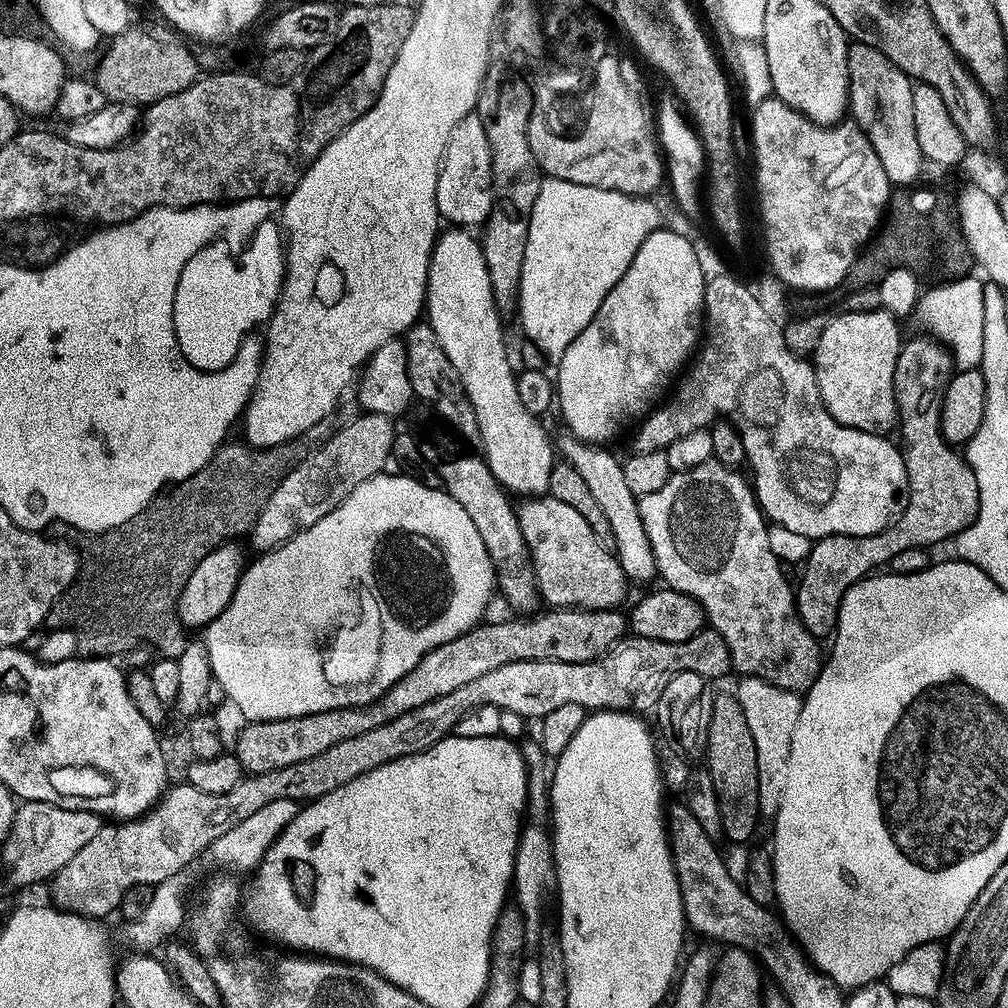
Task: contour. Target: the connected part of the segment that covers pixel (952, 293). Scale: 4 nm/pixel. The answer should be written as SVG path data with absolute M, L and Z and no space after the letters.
M969 274L962 279L941 283L921 295L915 317L933 333L937 341L948 346L953 363L959 371L979 367L982 358L984 332L983 281Z

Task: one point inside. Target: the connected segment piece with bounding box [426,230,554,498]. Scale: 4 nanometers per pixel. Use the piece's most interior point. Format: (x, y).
(460, 307)

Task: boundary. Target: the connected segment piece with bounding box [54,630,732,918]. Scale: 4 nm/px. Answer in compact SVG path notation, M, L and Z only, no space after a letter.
M702 630L694 638L690 638L686 642L658 642L650 638L642 638L635 634L629 635L627 638L618 641L609 652L602 654L598 658L594 658L588 662L558 662L557 660L519 660L518 662L506 662L506 666L498 666L498 670L490 670L486 674L482 674L482 678L474 678L474 682L466 682L466 686L458 686L450 694L434 698L430 702L426 702L422 706L418 706L414 710L410 710L406 714L402 714L398 718L394 718L390 722L386 722L382 726L374 726L374 730L366 730L366 734L358 734L358 738L346 738L346 742L338 742L338 746L330 746L326 750L322 750L322 754L314 754L314 758L306 758L306 762L294 762L294 766L282 766L282 770L266 770L266 774L248 774L245 775L239 782L238 786L234 786L230 790L226 790L226 794L206 794L202 790L198 790L195 786L187 782L181 782L180 785L169 787L164 795L157 801L155 805L147 813L136 818L135 820L125 820L117 823L114 827L102 826L98 830L98 834L94 834L94 838L90 838L90 842L86 842L86 846L82 846L82 850L78 851L74 858L66 865L62 866L59 872L54 877L56 883L56 900L55 903L61 909L67 910L72 914L79 914L84 918L96 918L92 916L108 916L120 904L120 895L123 892L128 892L131 888L144 888L155 886L166 882L166 878L170 878L174 874L185 871L189 867L188 863L192 859L199 857L210 846L210 842L214 842L214 838L222 838L222 834L226 834L230 830L234 830L234 826L238 826L238 822L242 822L246 818L250 818L250 814L255 814L256 811L262 810L262 806L270 806L270 802L275 800L294 800L297 802L307 802L309 800L317 800L322 794L330 794L330 790L334 790L338 786L342 786L346 782L350 782L354 778L369 772L370 770L382 766L391 760L397 760L403 756L413 756L419 752L427 750L431 744L436 744L438 741L444 739L449 735L449 732L465 717L469 710L479 710L485 706L491 706L501 713L513 712L516 716L536 716L535 718L543 718L546 714L550 714L550 710L558 710L558 706L566 706L573 704L574 706L582 706L586 710L611 710L614 712L627 712L629 714L645 714L651 713L656 707L657 693L660 692L665 683L667 683L670 676L678 674L680 671L693 671L695 674L702 675L705 678L712 678L712 676L724 676L730 672L732 668L732 659L728 653L726 642L717 632L711 630Z

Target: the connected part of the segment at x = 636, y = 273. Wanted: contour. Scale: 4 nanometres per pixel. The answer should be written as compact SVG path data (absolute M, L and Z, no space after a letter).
M657 230L648 235L638 254L634 254L626 274L622 274L610 294L606 294L602 306L598 306L598 314L594 314L586 330L582 330L582 334L578 334L578 338L574 338L574 342L570 342L570 346L560 355L560 369L554 373L555 395L571 435L588 444L604 446L631 420L639 421L653 410L661 399L659 396L667 390L668 380L677 379L676 371L684 363L689 363L701 343L702 325L706 320L705 283L691 242L669 230Z

